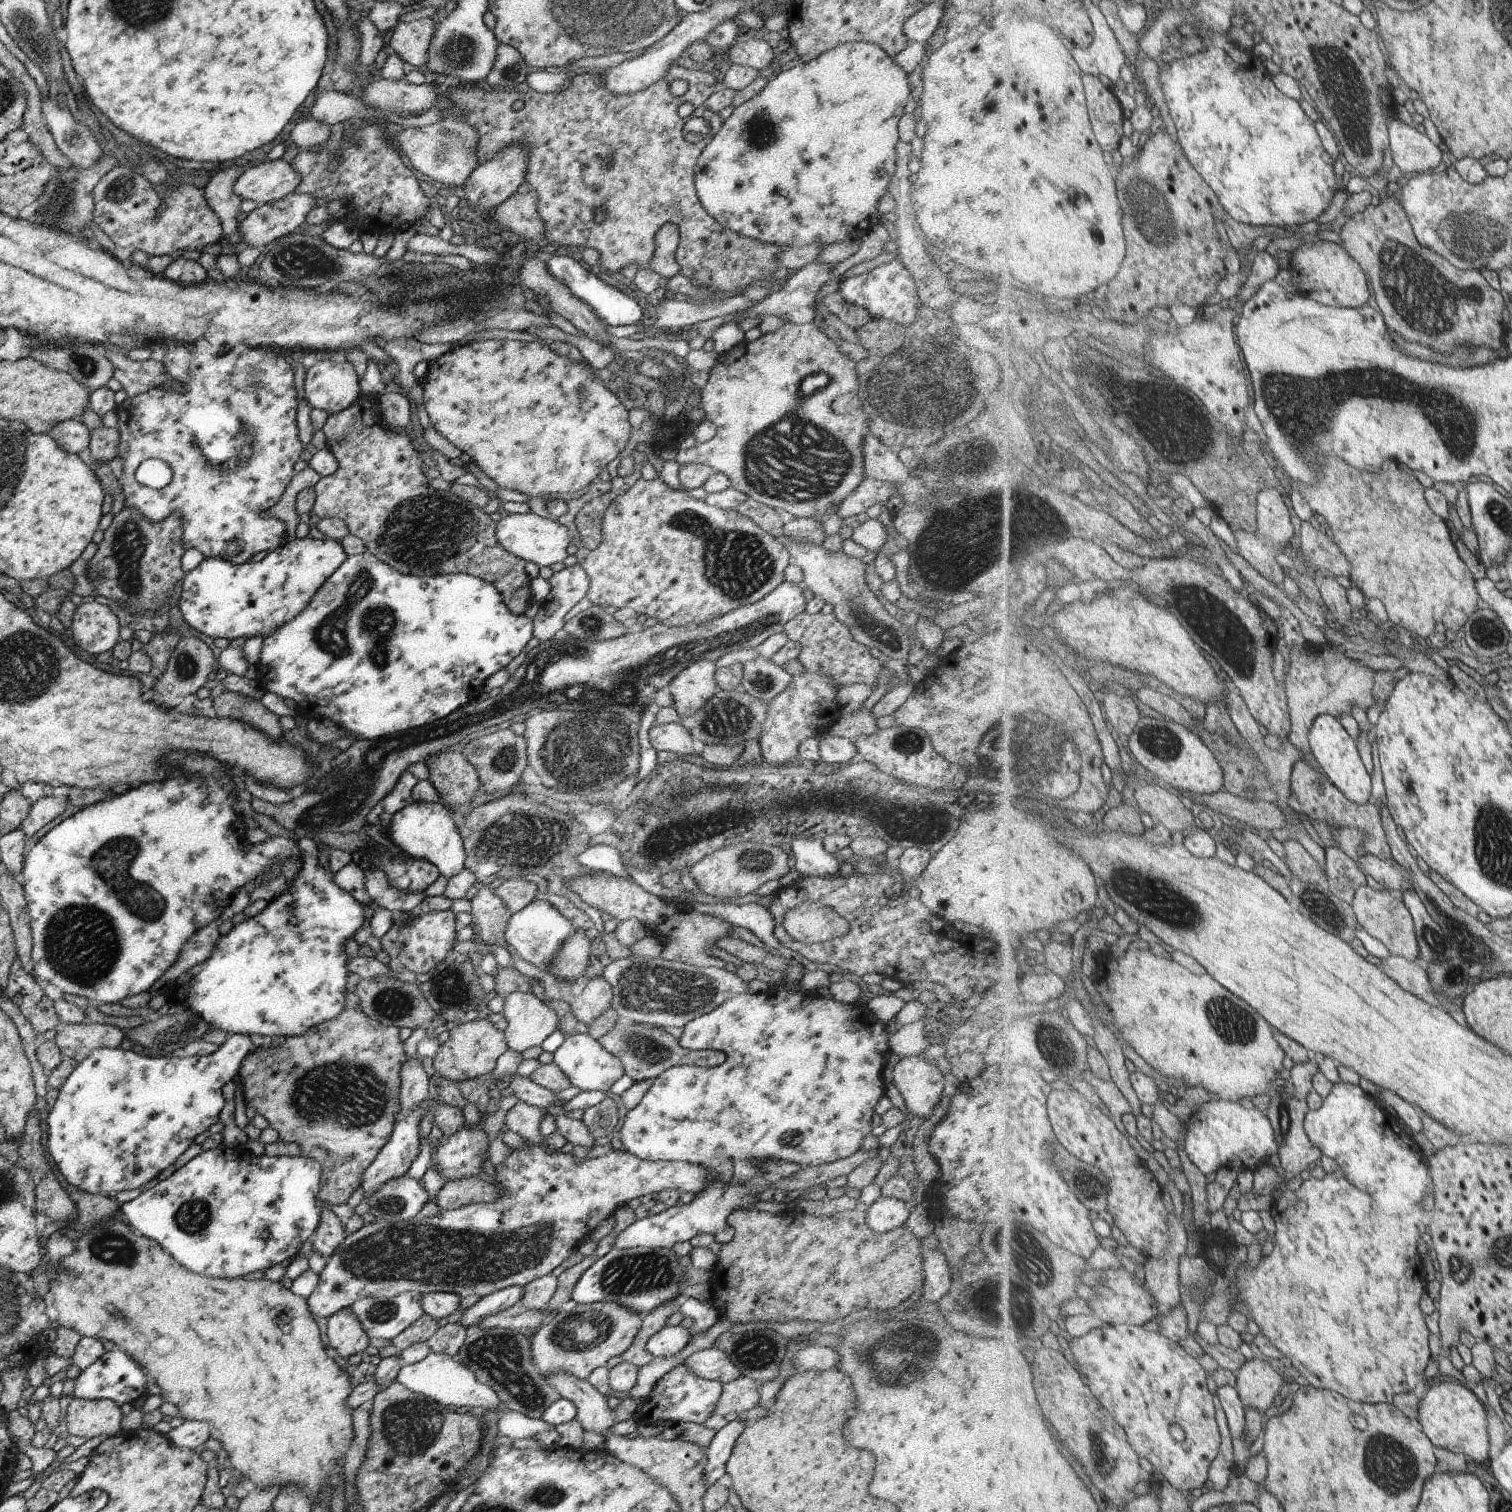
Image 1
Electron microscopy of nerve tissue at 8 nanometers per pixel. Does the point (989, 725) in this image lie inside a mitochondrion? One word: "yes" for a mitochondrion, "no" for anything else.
no

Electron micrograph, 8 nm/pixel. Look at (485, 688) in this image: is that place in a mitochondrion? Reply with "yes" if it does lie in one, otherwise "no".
no

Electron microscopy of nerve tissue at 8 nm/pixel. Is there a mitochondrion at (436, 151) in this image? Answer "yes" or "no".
yes

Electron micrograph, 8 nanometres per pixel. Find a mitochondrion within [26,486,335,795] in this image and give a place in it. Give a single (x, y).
(133, 540)

